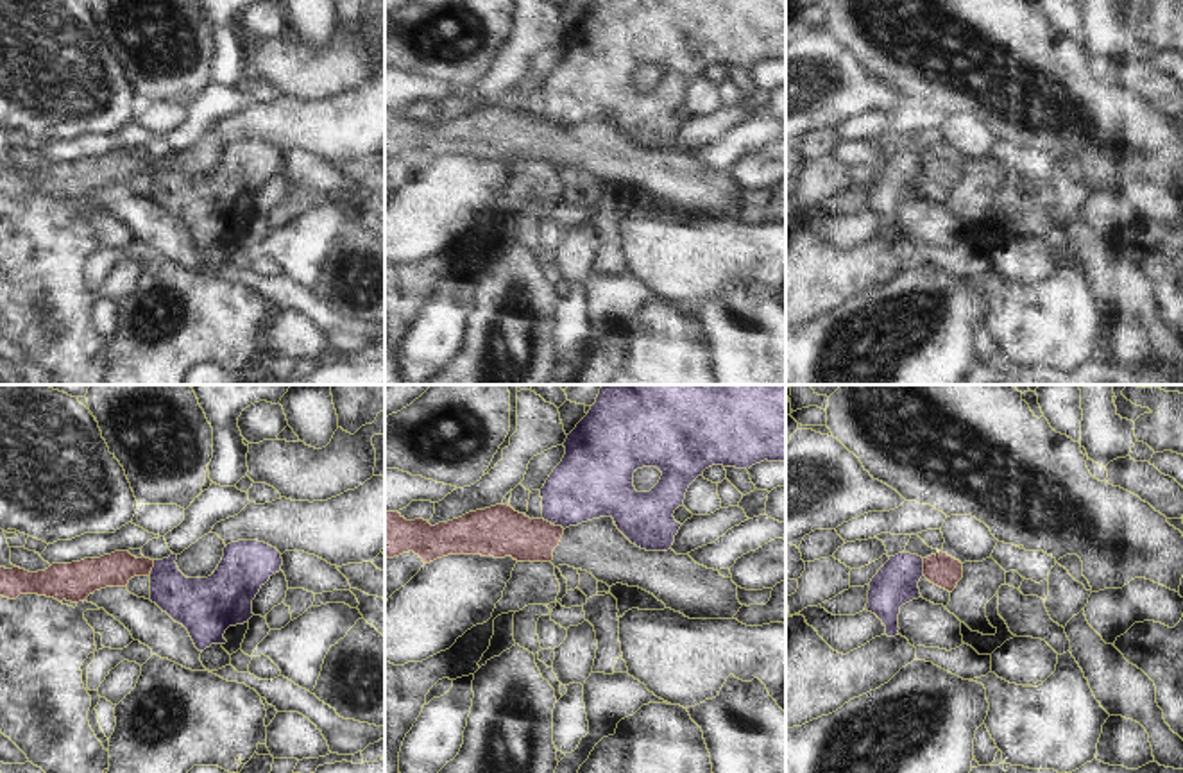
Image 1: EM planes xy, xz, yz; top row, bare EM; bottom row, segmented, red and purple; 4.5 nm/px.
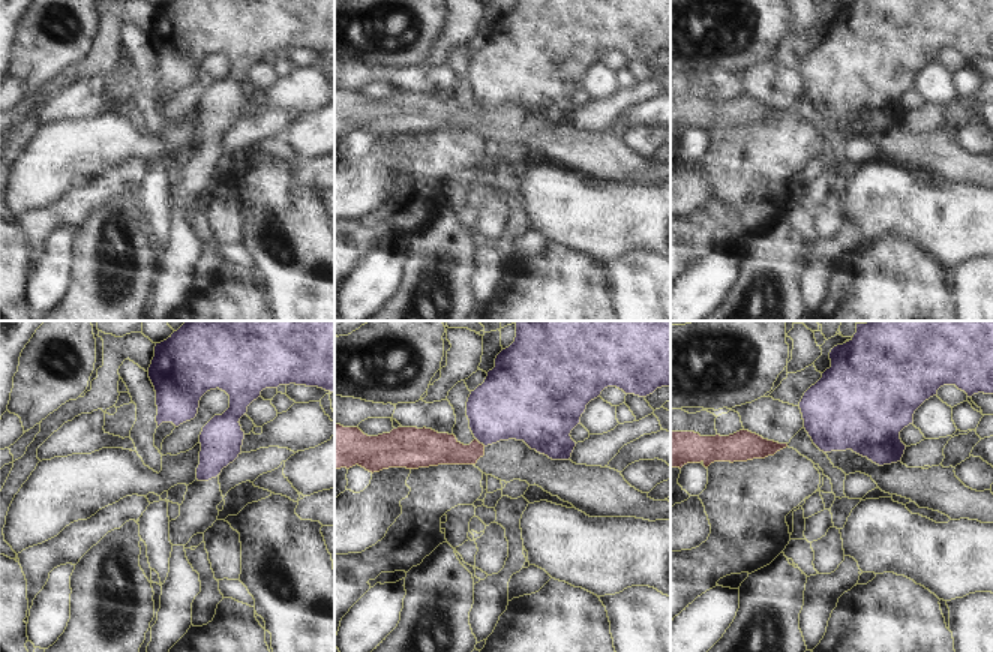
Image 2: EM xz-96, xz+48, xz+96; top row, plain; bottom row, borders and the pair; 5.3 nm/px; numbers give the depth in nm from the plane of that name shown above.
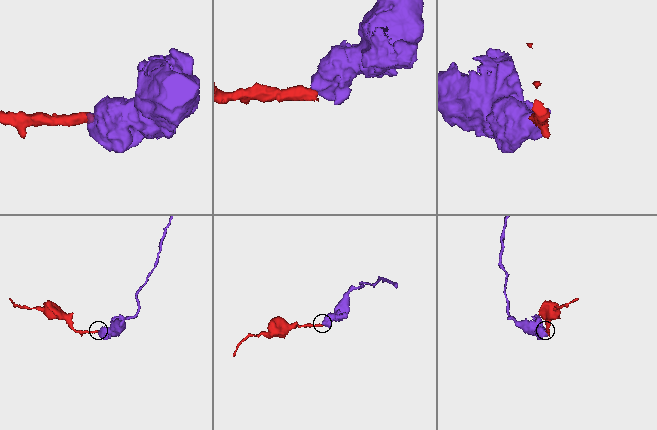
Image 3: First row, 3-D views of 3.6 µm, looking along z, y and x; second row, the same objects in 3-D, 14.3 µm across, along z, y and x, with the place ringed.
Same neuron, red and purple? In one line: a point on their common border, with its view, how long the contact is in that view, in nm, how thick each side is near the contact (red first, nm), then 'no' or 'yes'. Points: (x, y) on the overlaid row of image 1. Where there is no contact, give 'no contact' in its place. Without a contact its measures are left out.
xz (553, 525) | 120 nm | 220/320 nm | no

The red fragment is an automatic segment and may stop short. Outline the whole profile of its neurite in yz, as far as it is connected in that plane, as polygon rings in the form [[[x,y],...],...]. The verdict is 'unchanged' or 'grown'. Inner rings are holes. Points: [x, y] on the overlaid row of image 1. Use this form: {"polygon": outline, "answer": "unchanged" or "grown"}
{"polygon": [[[940,551],[923,558],[923,576],[931,583],[952,592],[957,582],[963,578],[963,564]]], "answer": "unchanged"}

